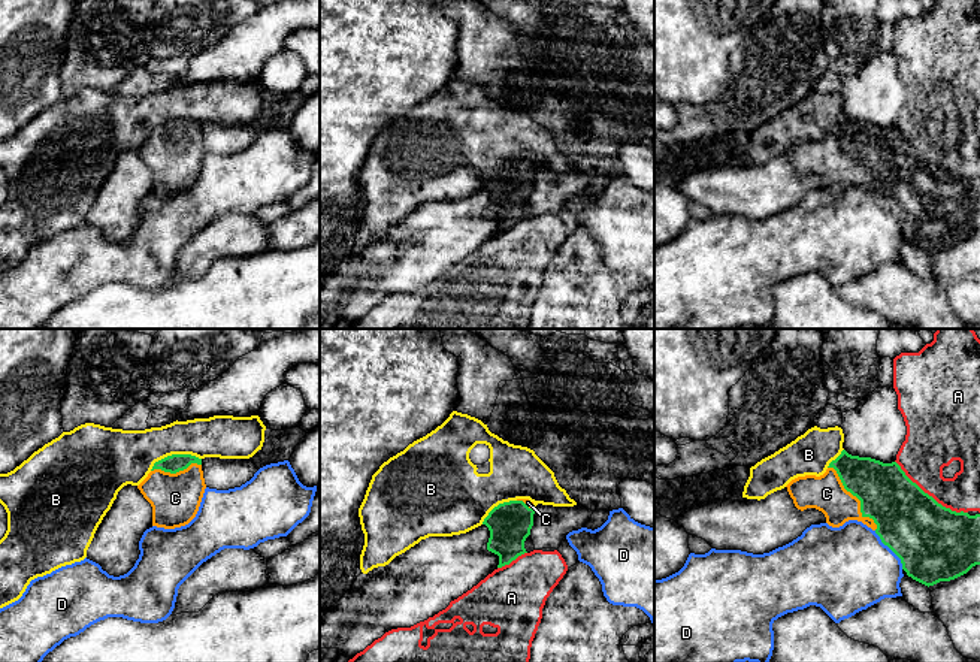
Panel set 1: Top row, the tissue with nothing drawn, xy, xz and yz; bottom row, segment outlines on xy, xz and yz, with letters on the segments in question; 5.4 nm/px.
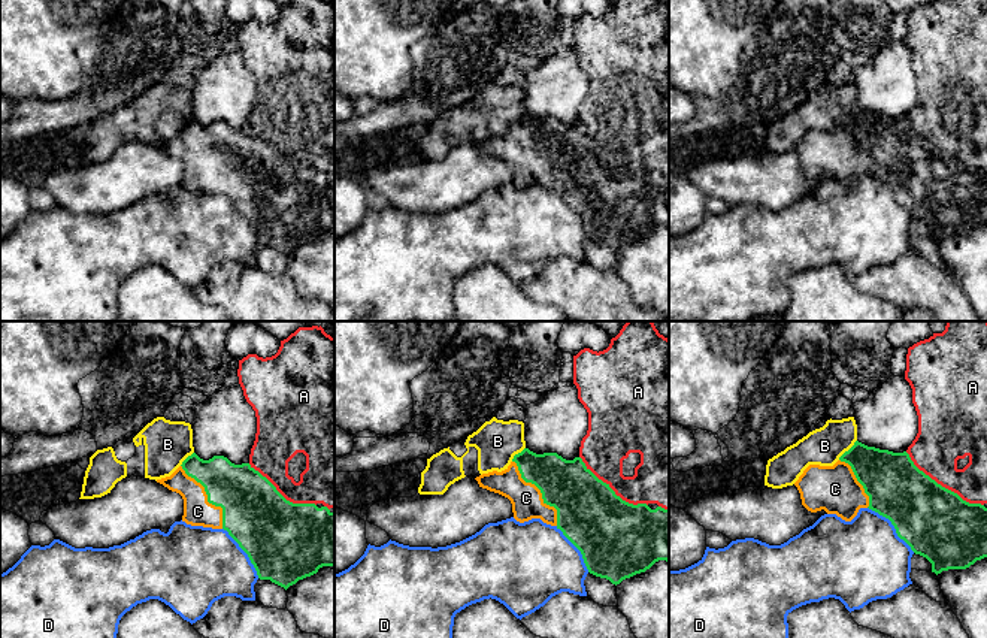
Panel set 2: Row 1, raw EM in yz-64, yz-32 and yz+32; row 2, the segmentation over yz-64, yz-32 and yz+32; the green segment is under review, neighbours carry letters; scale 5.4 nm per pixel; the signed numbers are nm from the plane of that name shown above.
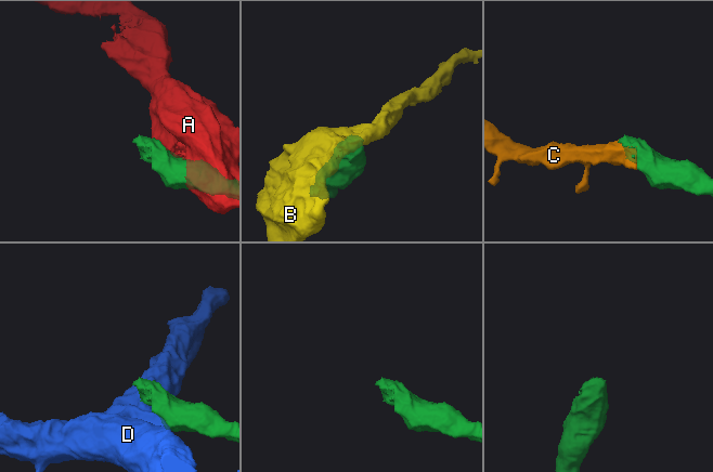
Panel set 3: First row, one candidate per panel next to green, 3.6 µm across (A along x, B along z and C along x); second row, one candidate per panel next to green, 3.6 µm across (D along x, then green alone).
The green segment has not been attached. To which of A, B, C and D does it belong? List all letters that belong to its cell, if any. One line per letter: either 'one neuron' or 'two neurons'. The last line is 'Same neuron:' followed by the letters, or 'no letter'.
A: two neurons
B: two neurons
C: one neuron
D: two neurons
Same neuron: C

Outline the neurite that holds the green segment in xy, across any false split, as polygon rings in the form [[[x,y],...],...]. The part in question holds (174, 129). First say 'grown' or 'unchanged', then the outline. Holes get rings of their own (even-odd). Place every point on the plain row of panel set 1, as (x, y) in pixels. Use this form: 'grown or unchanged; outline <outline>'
grown; outline [[[191,120],[167,121],[154,129],[137,154],[152,172],[152,191],[185,191],[196,182],[206,154],[202,124]]]

